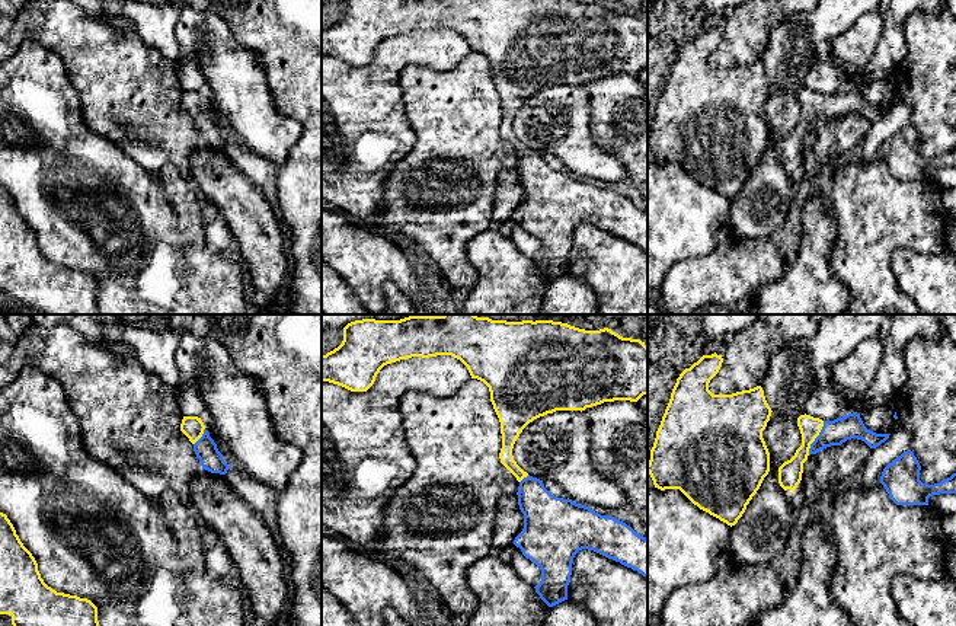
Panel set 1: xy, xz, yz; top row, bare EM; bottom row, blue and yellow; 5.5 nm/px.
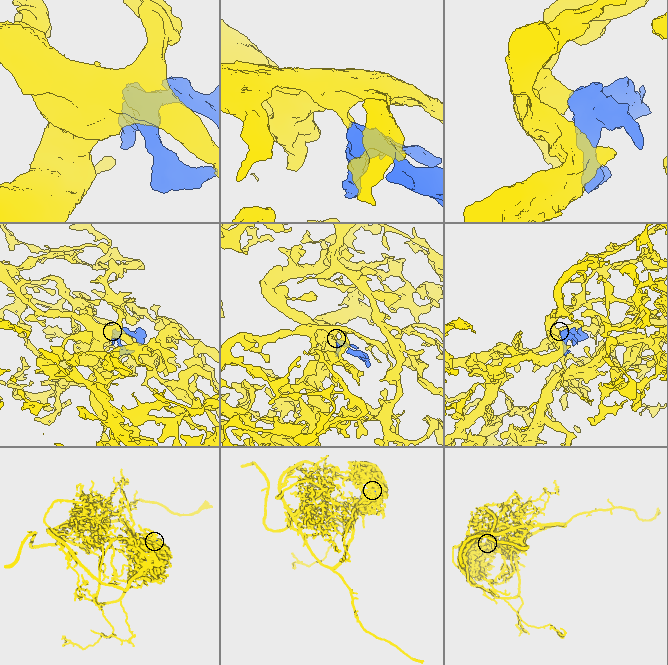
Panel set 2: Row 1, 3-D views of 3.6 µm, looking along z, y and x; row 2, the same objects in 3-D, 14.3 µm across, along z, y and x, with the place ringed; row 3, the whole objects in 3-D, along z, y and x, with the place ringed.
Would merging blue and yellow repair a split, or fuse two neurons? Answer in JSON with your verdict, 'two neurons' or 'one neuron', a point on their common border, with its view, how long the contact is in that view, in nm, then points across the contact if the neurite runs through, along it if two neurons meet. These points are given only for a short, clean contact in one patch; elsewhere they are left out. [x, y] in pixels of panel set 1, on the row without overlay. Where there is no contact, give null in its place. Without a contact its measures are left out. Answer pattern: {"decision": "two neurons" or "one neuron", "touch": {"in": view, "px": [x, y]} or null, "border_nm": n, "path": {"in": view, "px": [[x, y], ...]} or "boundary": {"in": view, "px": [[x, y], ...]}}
{"decision": "one neuron", "touch": {"in": "yz", "px": [817, 111]}, "border_nm": 200, "path": {"in": "yz", "px": [[834, 107], [817, 111], [801, 128], [790, 146]]}}

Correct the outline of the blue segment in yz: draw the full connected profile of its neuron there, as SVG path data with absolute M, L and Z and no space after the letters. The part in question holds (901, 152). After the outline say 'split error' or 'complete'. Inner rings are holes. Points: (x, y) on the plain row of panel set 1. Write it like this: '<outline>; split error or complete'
M911 124L889 137L880 157L896 179L928 179L928 172L940 167L956 167L956 147L940 157L927 159L920 154L921 140Z; complete

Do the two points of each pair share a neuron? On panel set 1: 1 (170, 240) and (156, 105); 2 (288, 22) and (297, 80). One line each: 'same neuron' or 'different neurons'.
1: different neurons
2: same neuron

